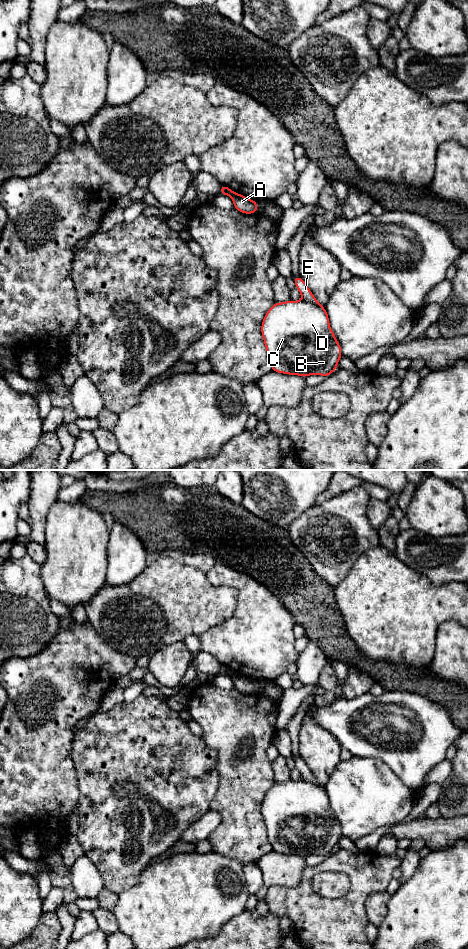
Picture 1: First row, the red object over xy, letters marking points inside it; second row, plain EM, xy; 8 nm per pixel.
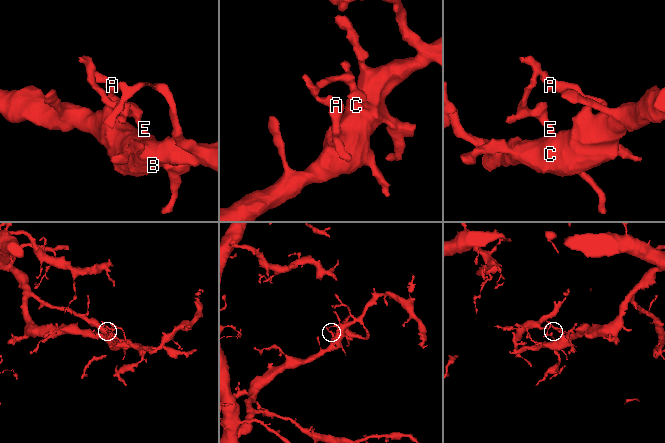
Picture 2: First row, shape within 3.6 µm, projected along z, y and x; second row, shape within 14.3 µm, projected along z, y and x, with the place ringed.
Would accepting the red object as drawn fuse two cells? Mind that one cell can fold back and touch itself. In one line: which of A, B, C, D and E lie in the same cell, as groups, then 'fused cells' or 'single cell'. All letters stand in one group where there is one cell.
A B C D / E; fused cells

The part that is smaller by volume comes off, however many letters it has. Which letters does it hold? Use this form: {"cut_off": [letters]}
{"cut_off": ["E"]}

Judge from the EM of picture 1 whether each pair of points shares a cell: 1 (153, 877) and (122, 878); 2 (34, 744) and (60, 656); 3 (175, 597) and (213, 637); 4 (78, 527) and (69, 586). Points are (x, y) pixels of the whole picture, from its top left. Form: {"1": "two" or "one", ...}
{"1": "two", "2": "one", "3": "two", "4": "one"}

